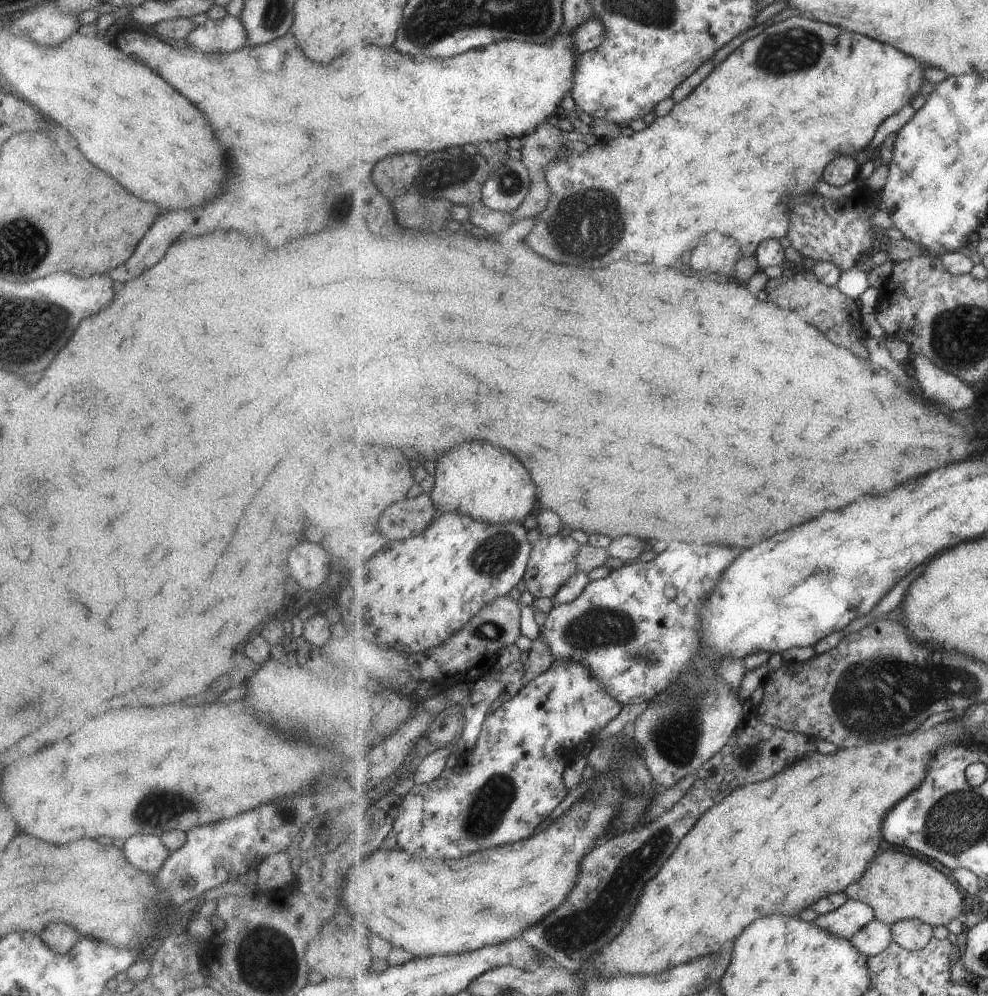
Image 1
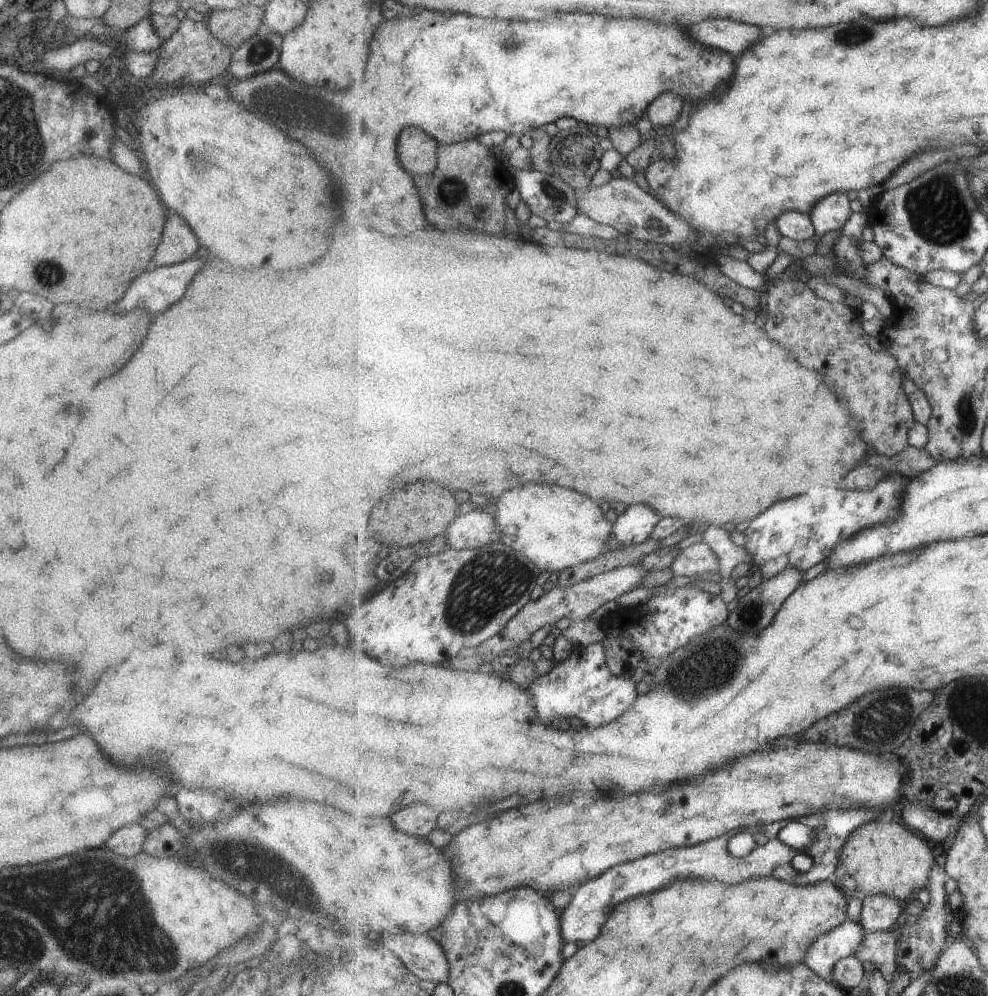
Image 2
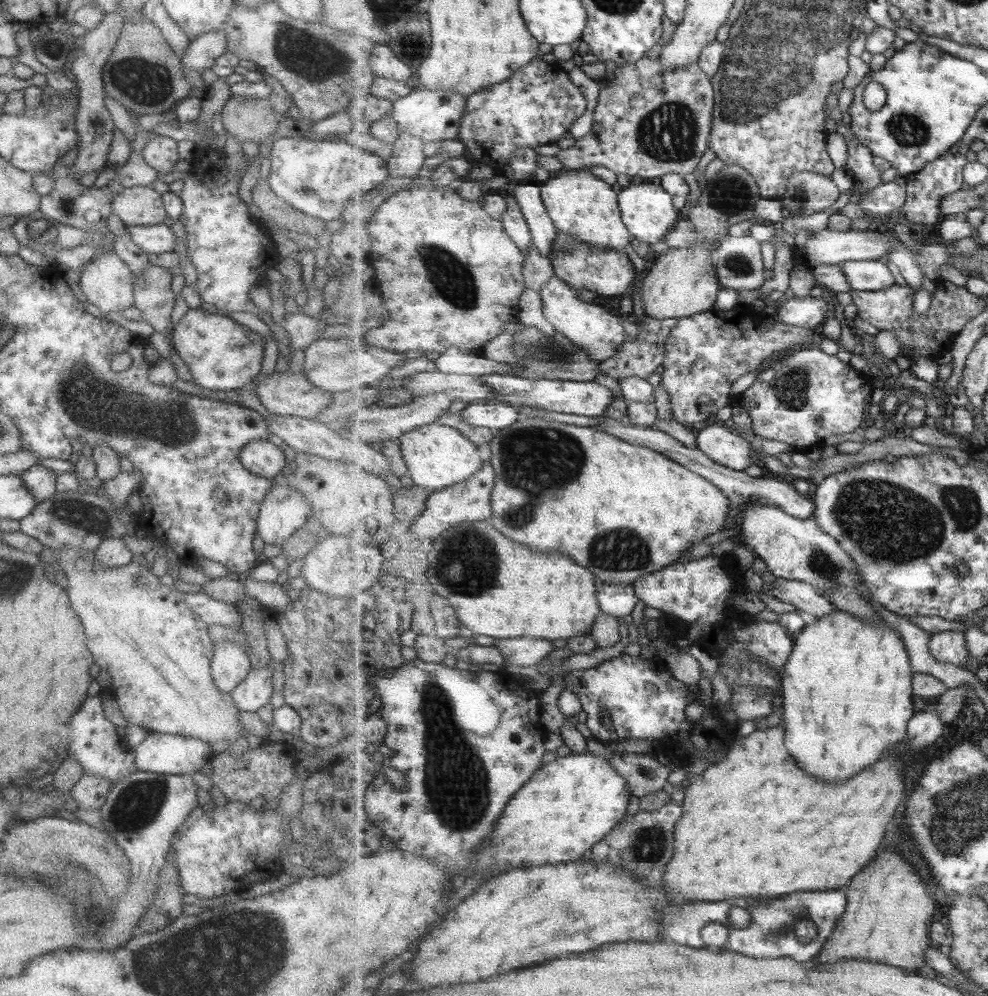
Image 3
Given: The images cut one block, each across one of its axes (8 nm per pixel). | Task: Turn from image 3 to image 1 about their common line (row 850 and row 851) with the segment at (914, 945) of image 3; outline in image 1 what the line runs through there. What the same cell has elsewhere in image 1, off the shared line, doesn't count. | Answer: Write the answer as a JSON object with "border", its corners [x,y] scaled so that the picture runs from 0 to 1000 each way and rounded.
{"border":[[[896,853],[889,857],[872,881],[859,890],[855,897],[860,904],[882,910],[886,923],[899,929],[914,923],[929,922],[944,930],[952,930],[973,920],[977,912],[977,900],[967,886],[944,871],[942,865],[908,853]]]}

